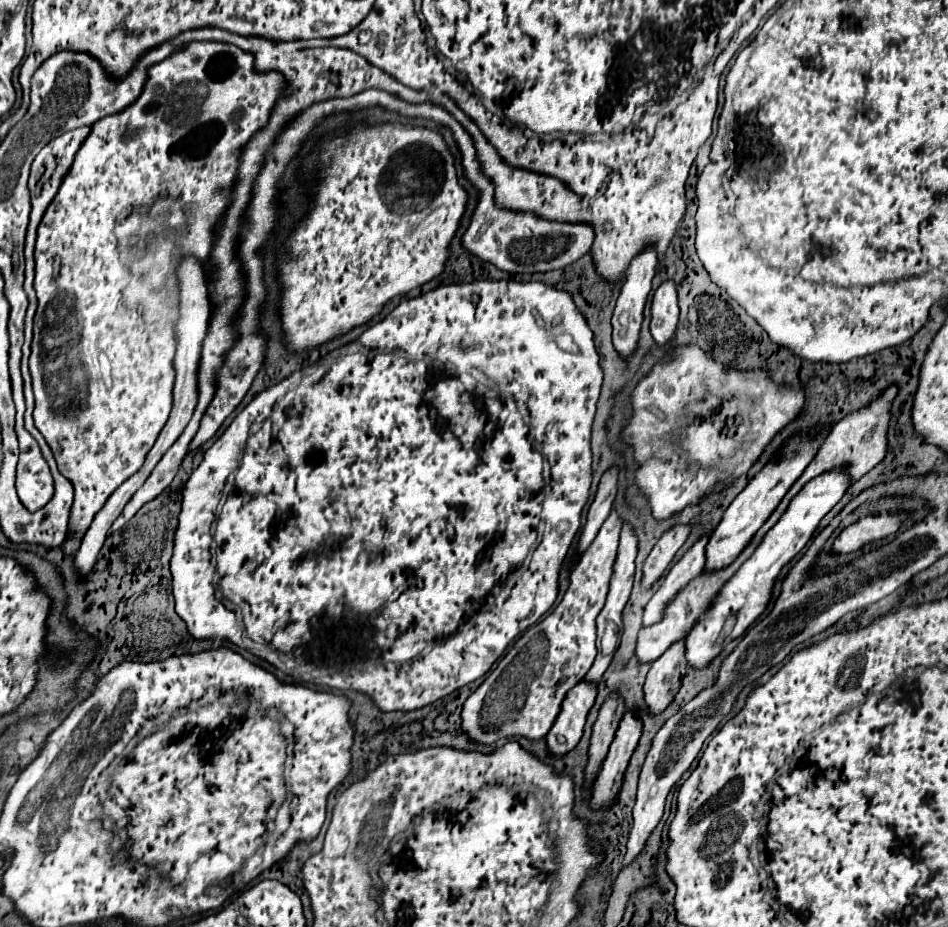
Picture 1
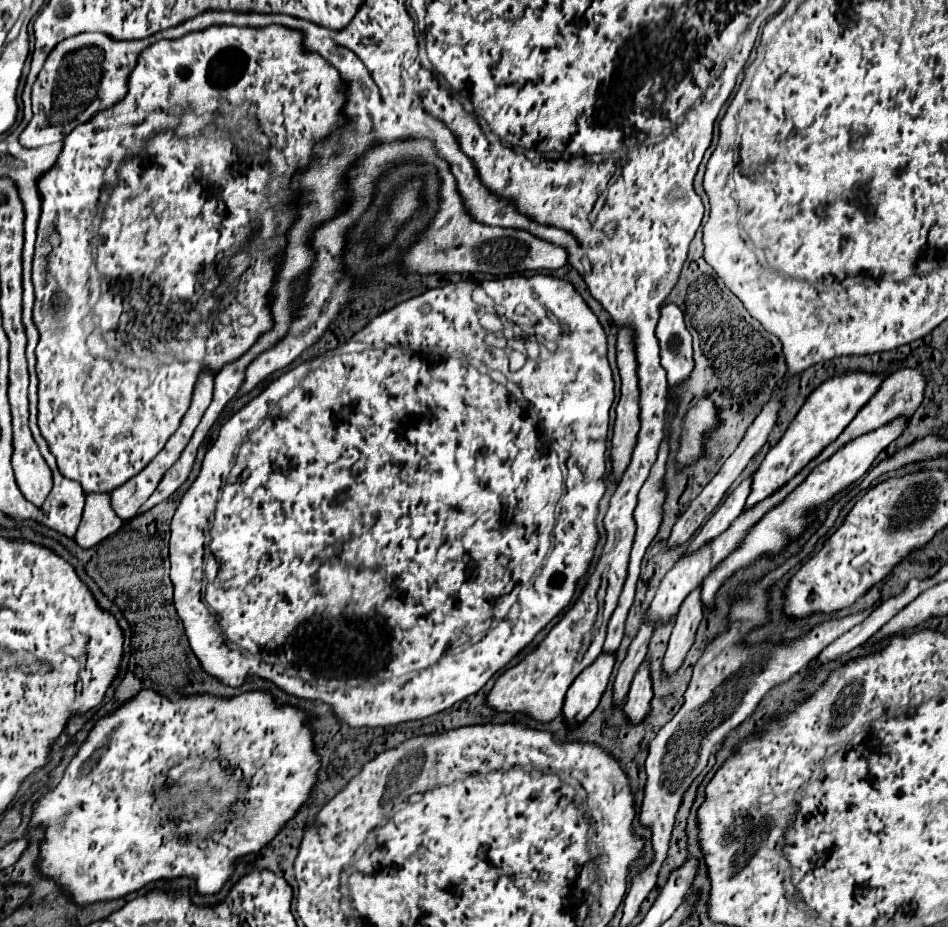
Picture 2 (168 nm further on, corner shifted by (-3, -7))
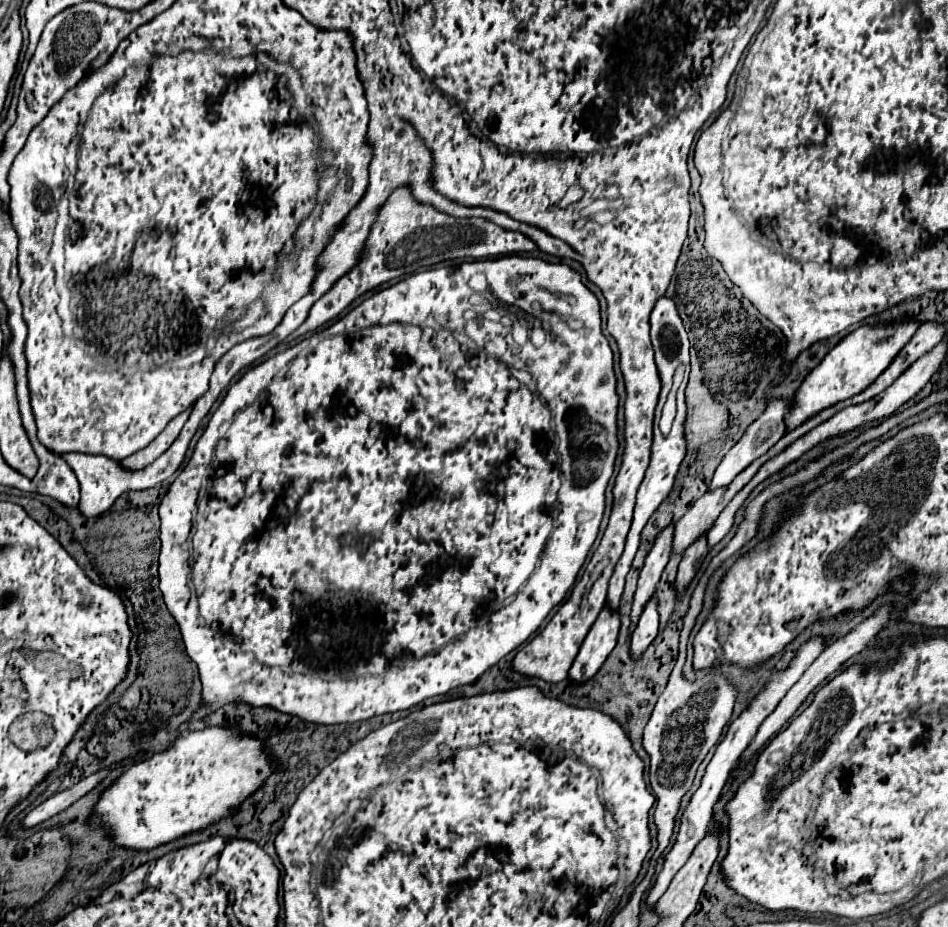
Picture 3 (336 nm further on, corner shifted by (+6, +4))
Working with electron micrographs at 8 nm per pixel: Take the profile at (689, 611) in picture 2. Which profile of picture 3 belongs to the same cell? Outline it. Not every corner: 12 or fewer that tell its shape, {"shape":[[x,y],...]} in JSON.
{"shape":[[706,535],[698,537],[682,555],[676,591],[696,575],[708,553]]}

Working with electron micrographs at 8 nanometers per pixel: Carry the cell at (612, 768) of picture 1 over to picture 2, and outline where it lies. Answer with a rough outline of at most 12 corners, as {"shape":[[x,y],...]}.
{"shape":[[649,664],[631,682],[623,712],[639,726],[651,712]]}

